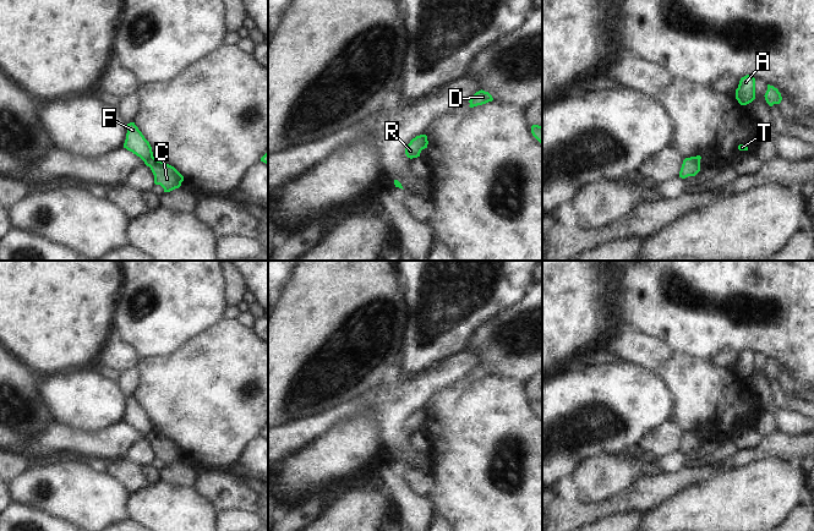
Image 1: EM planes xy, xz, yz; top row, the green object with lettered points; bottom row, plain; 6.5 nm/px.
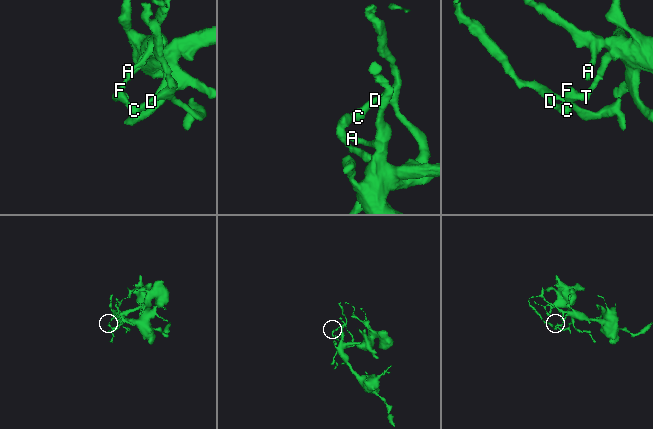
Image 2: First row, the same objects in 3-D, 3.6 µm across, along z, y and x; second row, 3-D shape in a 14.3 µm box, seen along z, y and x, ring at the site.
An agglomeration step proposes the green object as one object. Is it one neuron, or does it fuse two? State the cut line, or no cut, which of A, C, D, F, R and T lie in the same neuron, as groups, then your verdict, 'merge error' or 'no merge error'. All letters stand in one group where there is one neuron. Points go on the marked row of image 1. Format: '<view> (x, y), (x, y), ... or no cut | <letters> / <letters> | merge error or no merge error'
xy (152, 155), (145, 162) | A F R T / C D | merge error

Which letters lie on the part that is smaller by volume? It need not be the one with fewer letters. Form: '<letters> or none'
C, D

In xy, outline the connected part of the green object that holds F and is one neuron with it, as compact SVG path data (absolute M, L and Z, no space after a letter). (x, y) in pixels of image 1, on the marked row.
M135 122L127 124L124 148L140 157L143 162L153 157L152 147Z

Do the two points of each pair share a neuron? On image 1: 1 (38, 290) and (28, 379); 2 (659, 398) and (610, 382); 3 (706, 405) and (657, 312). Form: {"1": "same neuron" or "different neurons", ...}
{"1": "different neurons", "2": "same neuron", "3": "different neurons"}

